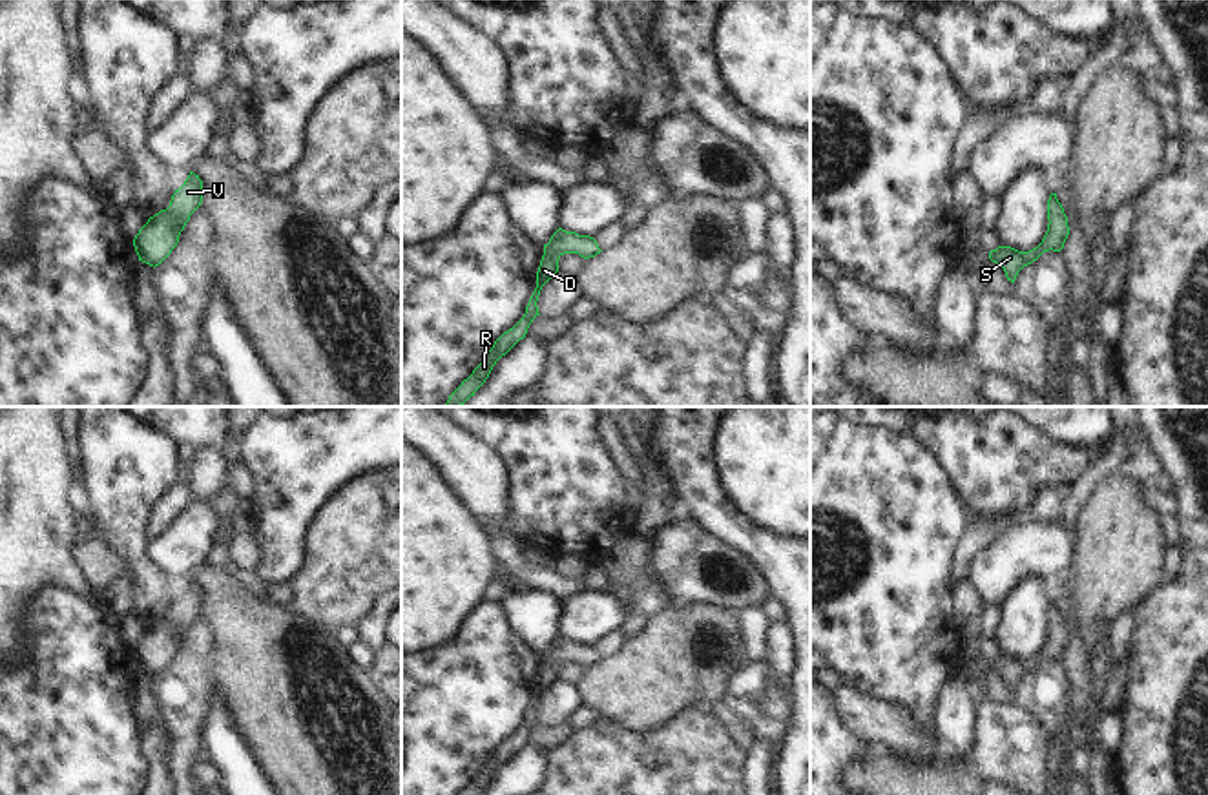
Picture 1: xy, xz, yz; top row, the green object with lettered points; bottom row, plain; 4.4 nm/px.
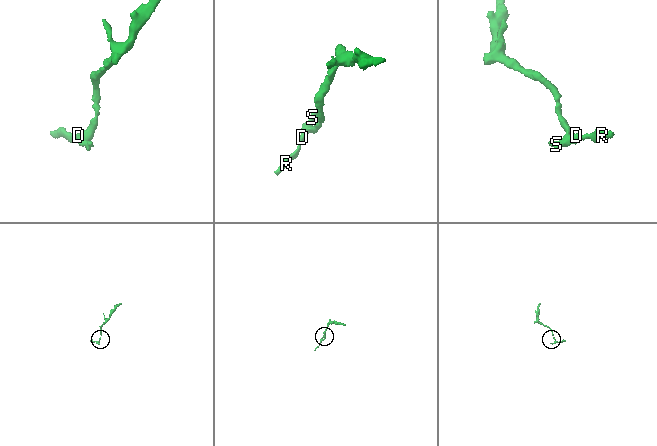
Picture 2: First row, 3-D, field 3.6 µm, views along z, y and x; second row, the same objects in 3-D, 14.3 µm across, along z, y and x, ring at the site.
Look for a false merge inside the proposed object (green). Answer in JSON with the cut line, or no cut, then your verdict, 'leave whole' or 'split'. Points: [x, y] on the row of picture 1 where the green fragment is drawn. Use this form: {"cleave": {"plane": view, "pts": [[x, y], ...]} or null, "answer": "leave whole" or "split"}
{"cleave": null, "answer": "leave whole"}

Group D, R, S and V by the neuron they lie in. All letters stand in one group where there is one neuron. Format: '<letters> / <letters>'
D R S V

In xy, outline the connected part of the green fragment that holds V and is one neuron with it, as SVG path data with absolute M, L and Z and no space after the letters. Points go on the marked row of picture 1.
M190 171L184 184L172 195L170 206L161 210L139 230L133 239L139 261L159 266L177 246L190 215L203 202L203 181Z

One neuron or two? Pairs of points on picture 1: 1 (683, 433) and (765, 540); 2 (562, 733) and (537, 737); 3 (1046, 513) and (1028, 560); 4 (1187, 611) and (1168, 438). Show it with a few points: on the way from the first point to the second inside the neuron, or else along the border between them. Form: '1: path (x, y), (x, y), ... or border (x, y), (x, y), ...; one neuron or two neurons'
1: path (692, 462), (701, 489), (736, 524); one neuron
2: path (557, 735), (542, 737); one neuron
3: border (1061, 515), (1050, 520), (1030, 522); two neurons
4: path (1188, 567), (1188, 482); one neuron

